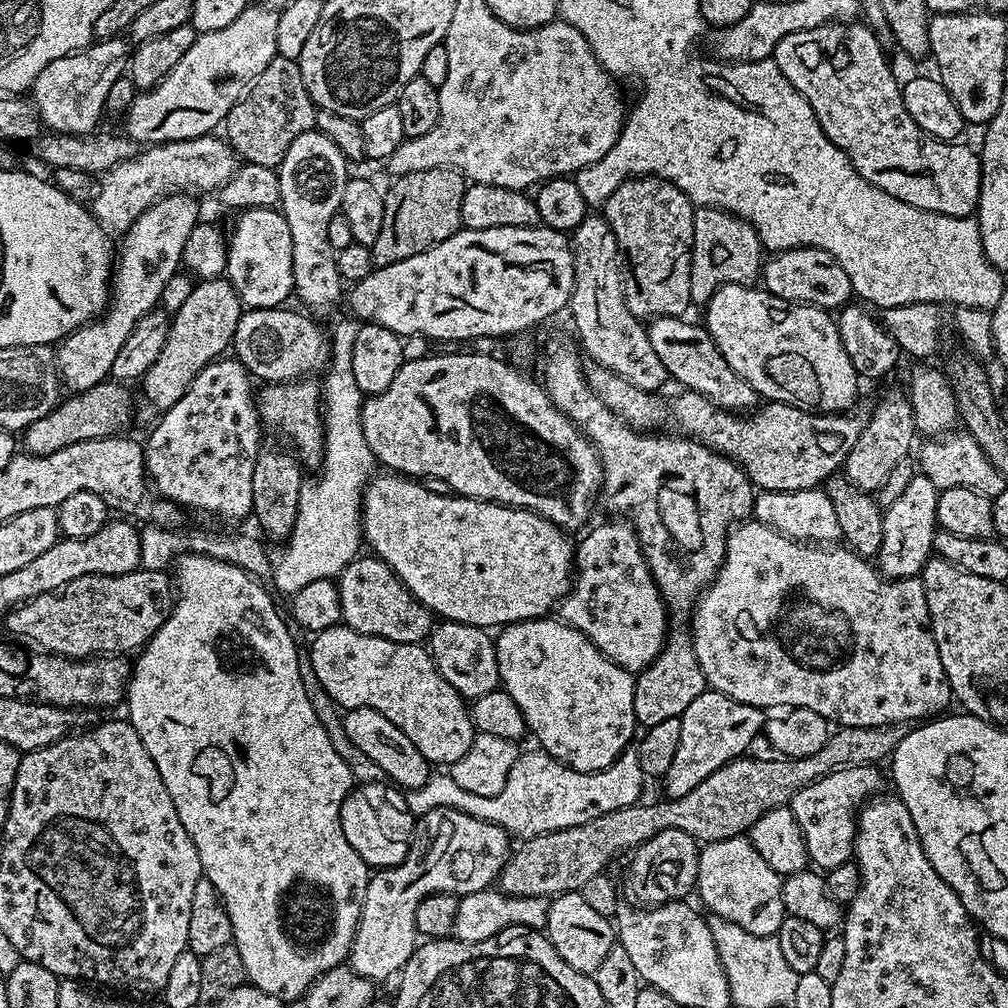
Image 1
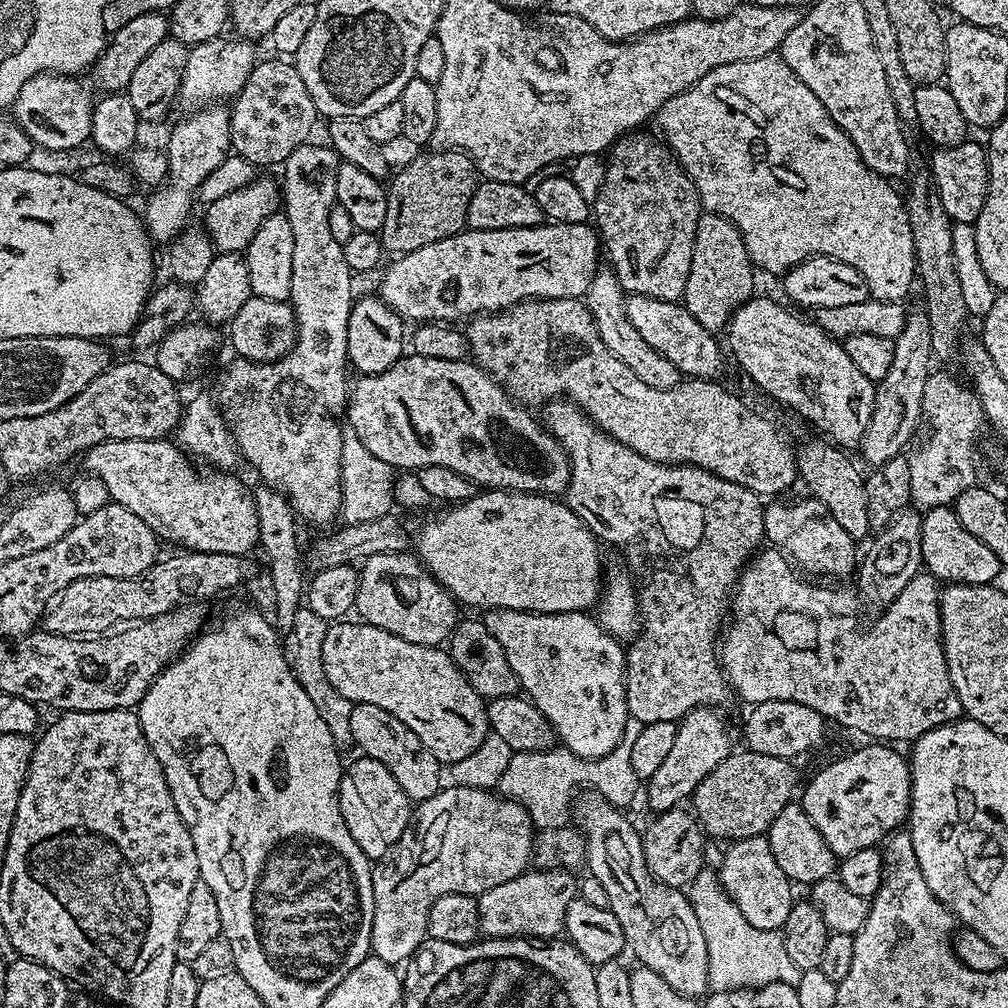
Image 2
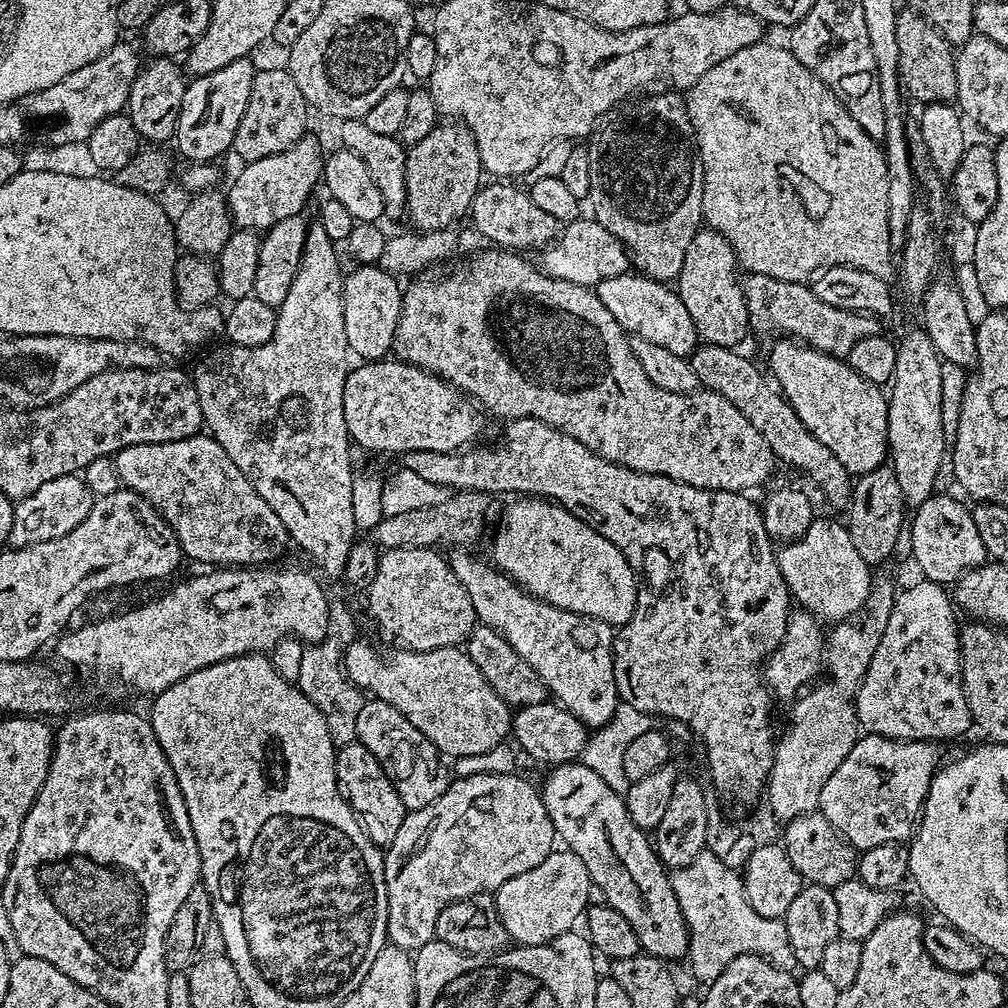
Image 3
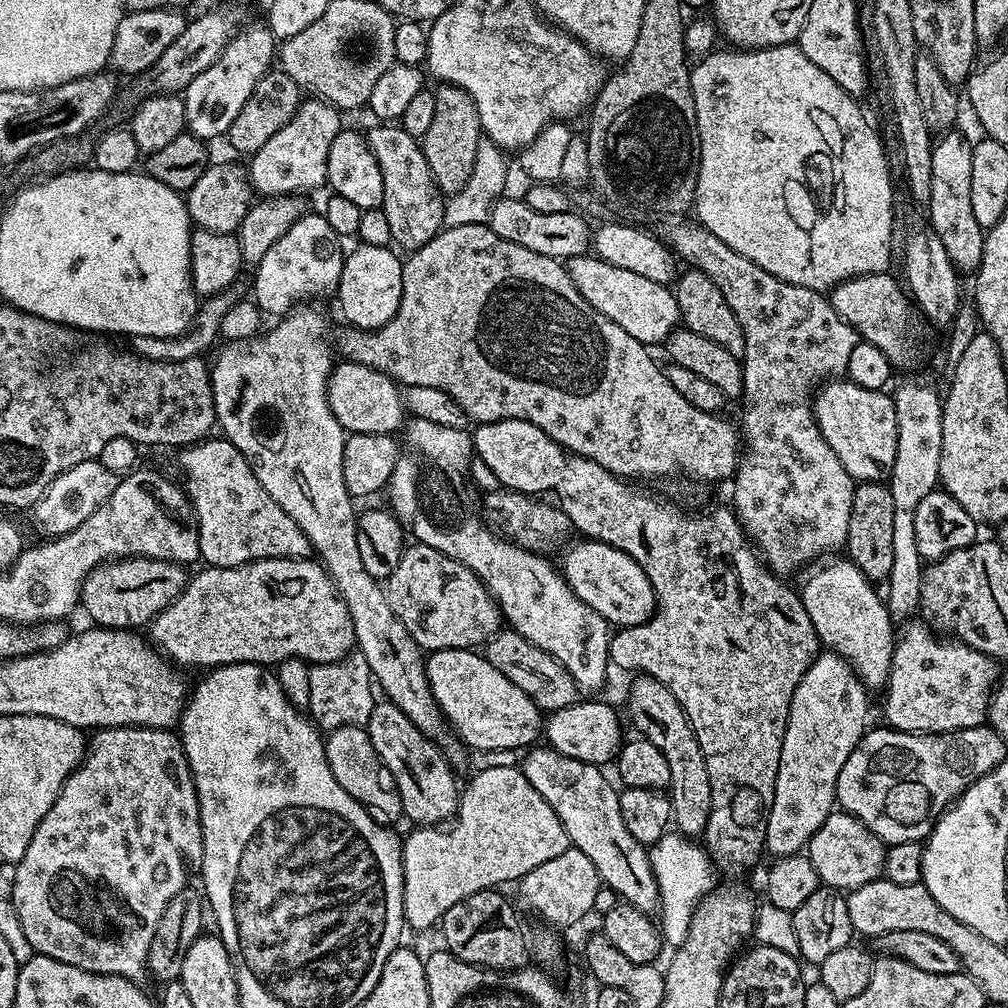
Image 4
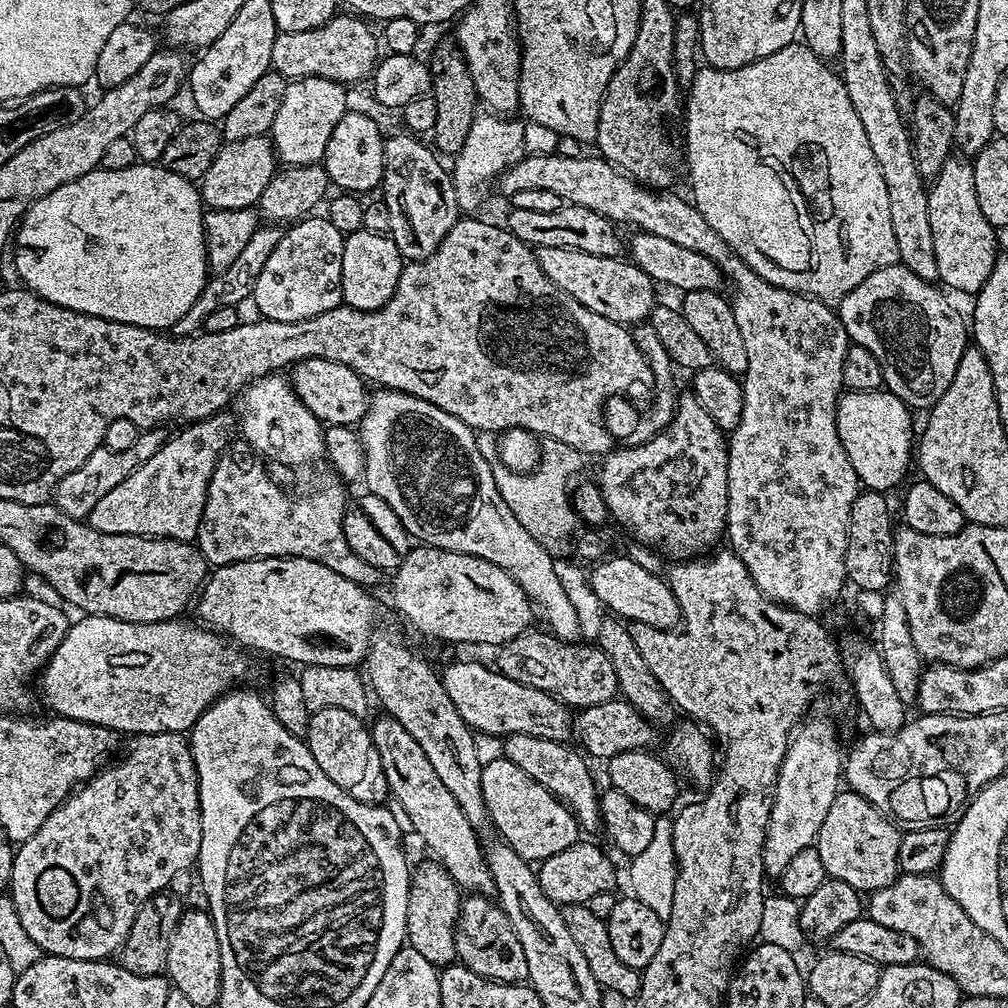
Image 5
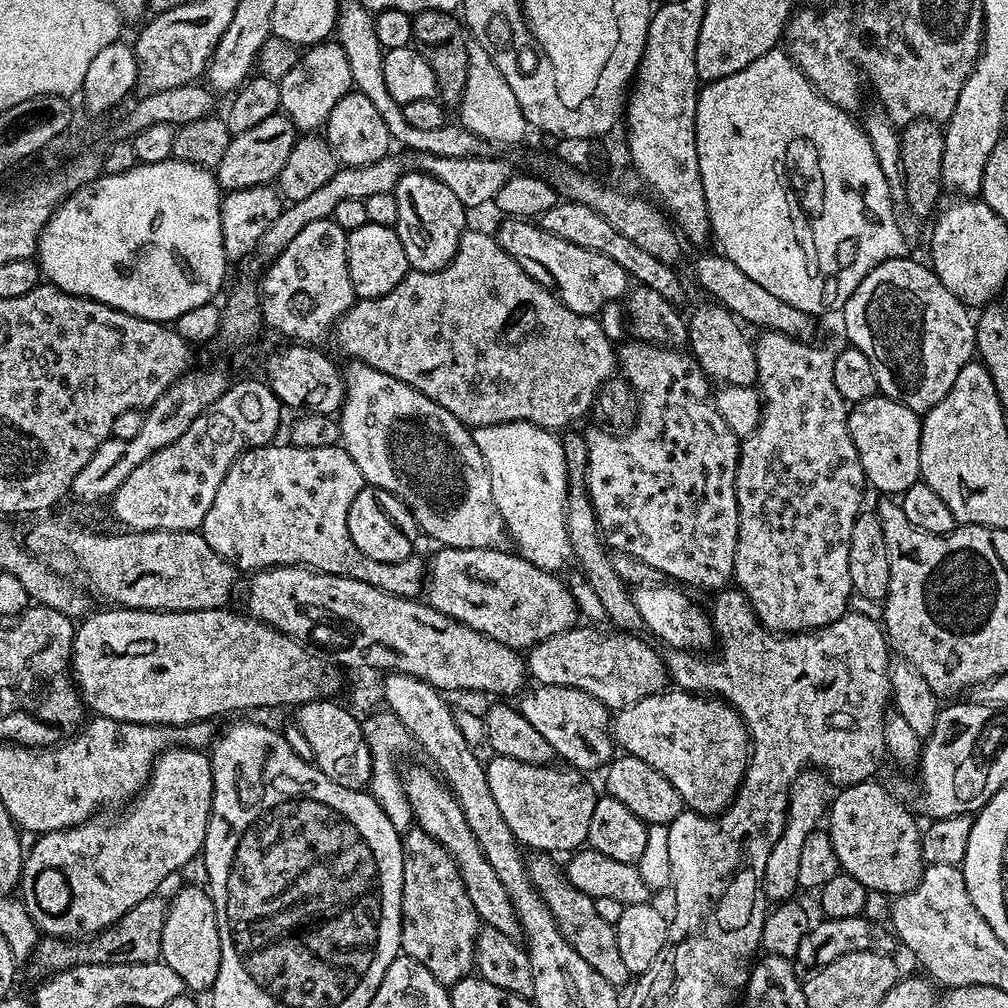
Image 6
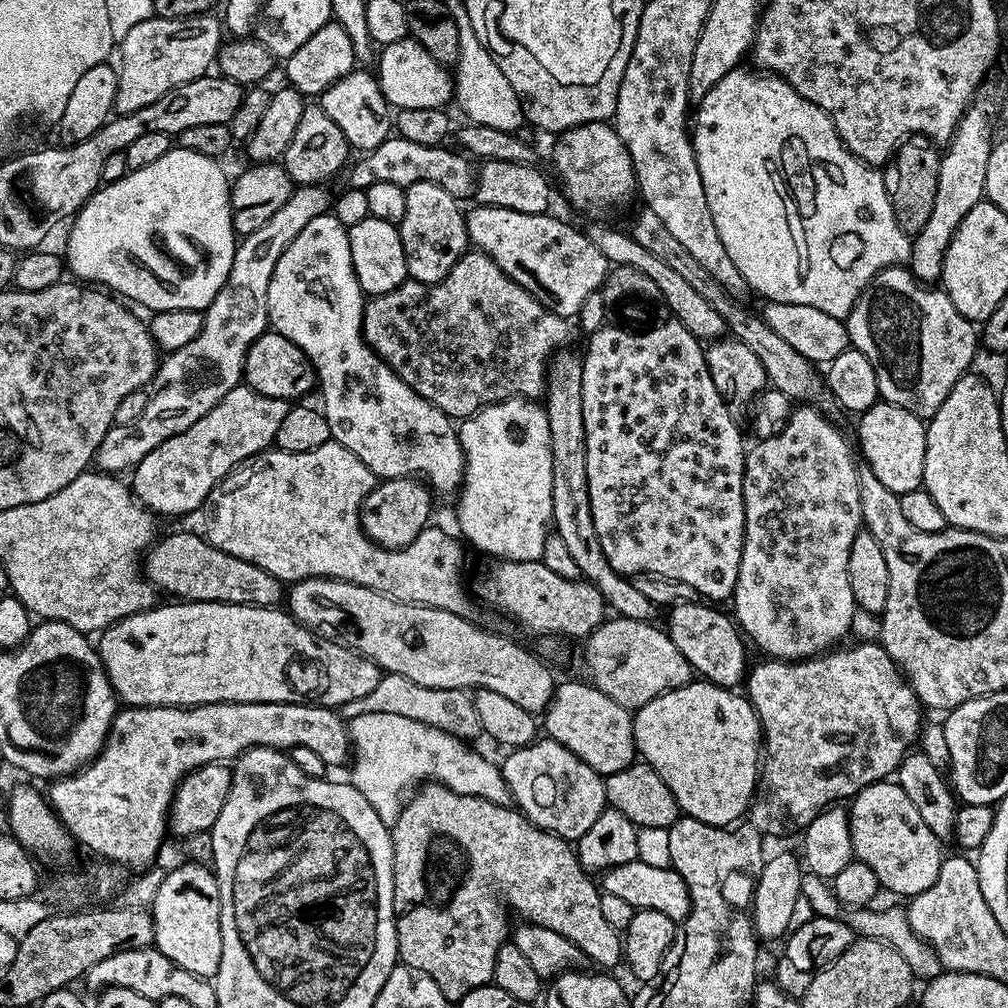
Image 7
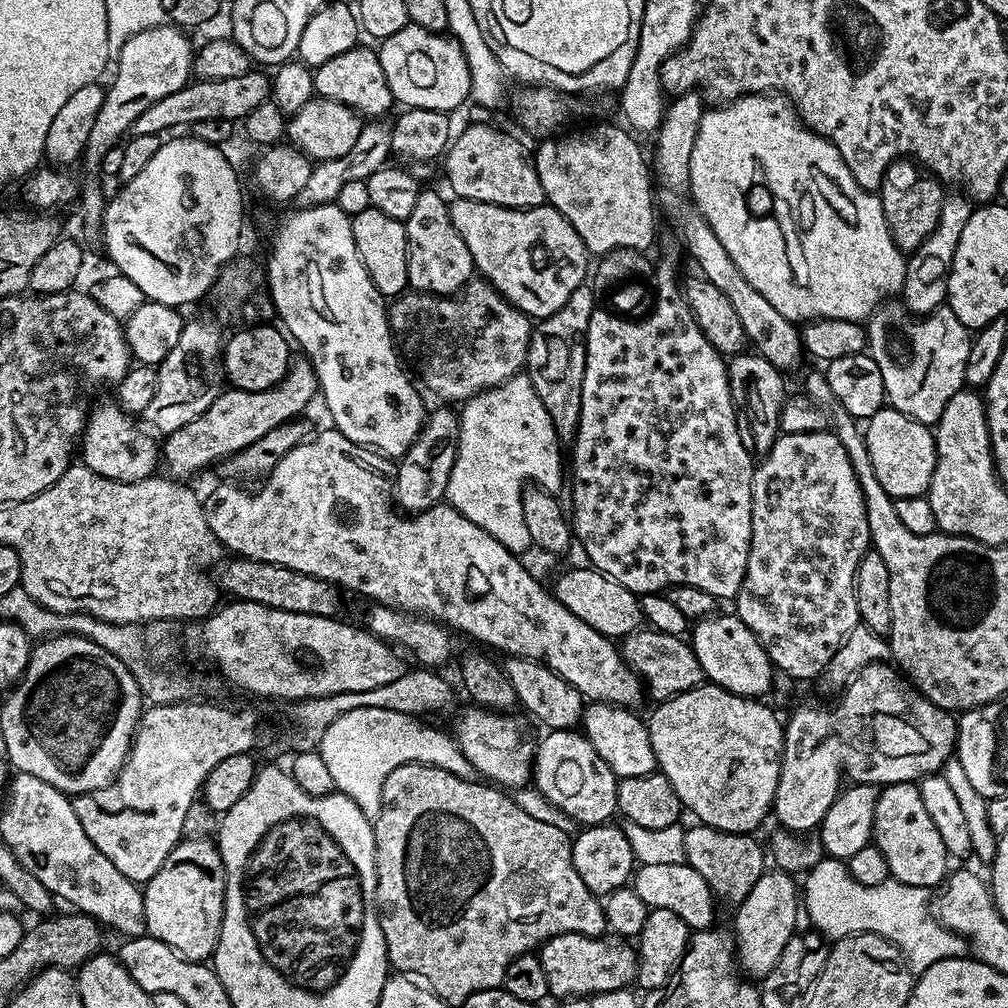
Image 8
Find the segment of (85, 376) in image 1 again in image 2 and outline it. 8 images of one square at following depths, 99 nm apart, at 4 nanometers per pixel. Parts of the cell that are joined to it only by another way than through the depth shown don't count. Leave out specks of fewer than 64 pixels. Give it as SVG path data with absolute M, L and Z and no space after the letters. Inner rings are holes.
M213 102L207 106L201 106L187 113L189 116L185 120L180 120L172 128L172 133L168 136L168 179L159 188L151 193L144 212L142 208L142 219L144 226L148 230L148 235L152 237L157 245L167 246L172 243L180 232L189 227L188 215L192 212L194 197L200 188L200 183L210 174L210 170L218 170L222 166L224 159L232 152L232 135L230 134L230 122L228 121L230 112L223 103Z

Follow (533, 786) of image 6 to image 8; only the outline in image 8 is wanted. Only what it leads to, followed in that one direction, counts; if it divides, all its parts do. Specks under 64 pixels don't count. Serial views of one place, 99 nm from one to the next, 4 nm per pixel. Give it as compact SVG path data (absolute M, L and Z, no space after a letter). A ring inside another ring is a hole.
M549 731L547 735L545 740L541 739L537 743L536 758L532 761L532 780L535 788L546 798L550 798L550 802L554 802L558 810L562 810L571 820L575 820L577 825L591 826L609 823L613 819L612 815L615 817L618 812L616 806L618 778L614 770L610 770L610 766L602 762L598 750L594 750L594 746L590 746L590 742L579 731Z

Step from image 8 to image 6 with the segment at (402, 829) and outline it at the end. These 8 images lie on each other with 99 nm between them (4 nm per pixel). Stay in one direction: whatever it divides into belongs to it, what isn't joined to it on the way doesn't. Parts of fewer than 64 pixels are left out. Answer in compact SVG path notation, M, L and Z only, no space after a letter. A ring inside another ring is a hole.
M419 826L403 833L404 873L402 874L402 910L400 911L400 946L403 955L414 958L445 986L456 984L474 972L474 945L482 921L466 894L452 855L427 836ZM536 854L527 861L528 873L532 879L532 885L540 892L540 897L544 899L545 905L554 922L558 926L560 933L614 986L627 985L630 980L630 973L626 970L626 965L622 962L622 954L618 951L618 938L614 925L601 919L601 916L595 910L595 902L592 897L582 894L582 890L575 888L569 882L567 875L555 864L553 857L548 854Z

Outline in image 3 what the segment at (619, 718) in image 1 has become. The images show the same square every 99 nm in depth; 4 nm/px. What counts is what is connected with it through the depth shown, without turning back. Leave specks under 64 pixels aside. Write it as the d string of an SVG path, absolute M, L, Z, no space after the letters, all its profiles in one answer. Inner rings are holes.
M456 550L456 553L450 556L450 563L458 582L462 582L466 594L470 594L477 621L483 627L492 628L502 638L506 638L506 642L510 642L510 646L514 646L514 650L518 650L518 654L522 654L522 658L526 658L526 662L534 666L534 670L548 687L551 699L560 707L567 708L570 714L574 714L583 724L587 724L589 729L595 730L610 721L618 703L612 669L613 625L604 624L589 616L579 616L577 612L567 612L544 600L538 600L499 568L488 562L483 564L478 557L464 551L468 550Z

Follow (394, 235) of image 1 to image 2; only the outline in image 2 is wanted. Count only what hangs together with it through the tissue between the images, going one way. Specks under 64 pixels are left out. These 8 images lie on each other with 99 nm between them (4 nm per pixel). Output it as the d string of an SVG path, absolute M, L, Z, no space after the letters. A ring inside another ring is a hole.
M431 151L414 157L396 177L391 177L392 185L387 185L386 222L382 222L378 233L385 253L413 252L465 231L470 198L478 183L476 163L467 152Z

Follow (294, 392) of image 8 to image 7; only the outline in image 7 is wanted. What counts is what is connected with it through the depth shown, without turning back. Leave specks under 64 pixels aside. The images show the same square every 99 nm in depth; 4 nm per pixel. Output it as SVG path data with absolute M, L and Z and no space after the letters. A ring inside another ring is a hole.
M237 386L222 398L194 426L166 438L162 446L150 450L131 473L130 487L137 500L157 517L184 516L203 505L216 483L228 476L237 464L260 455L275 441L278 426L286 418L289 401L258 394L247 386Z

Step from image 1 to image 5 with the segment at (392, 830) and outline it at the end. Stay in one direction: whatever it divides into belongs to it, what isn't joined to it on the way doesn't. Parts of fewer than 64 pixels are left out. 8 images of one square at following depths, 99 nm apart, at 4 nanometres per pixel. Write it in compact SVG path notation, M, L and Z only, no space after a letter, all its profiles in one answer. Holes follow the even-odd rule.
M320 709L311 713L306 743L310 754L314 754L314 762L322 766L330 782L346 790L346 794L358 802L383 805L390 796L386 774L382 770L378 750L372 745L369 725L364 722L347 710Z

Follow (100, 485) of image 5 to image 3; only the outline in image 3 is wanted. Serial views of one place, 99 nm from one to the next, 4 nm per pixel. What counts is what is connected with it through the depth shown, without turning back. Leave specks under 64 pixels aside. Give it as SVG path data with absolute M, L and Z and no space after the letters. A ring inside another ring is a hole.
M73 474L54 478L50 482L42 482L34 494L16 504L14 510L14 526L10 526L7 543L12 548L25 548L38 542L50 542L54 538L62 538L62 534L70 534L78 522L90 514L94 503L92 491L86 486L83 475Z

